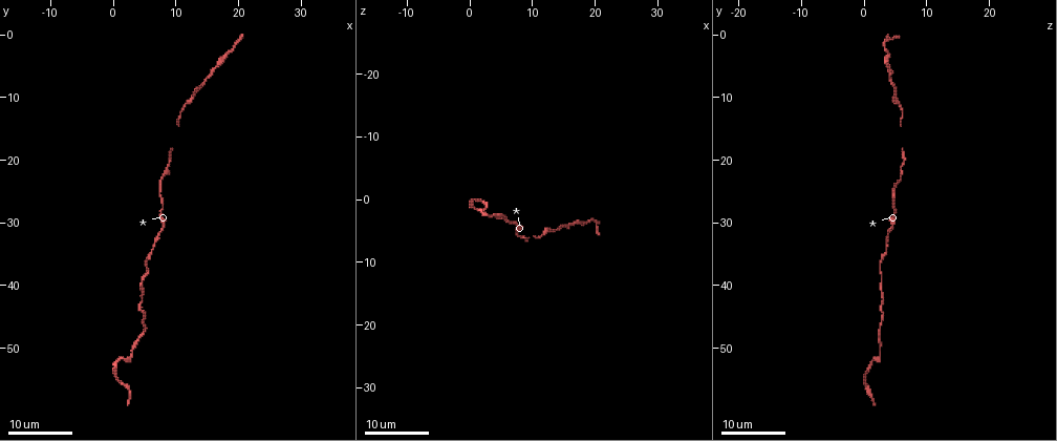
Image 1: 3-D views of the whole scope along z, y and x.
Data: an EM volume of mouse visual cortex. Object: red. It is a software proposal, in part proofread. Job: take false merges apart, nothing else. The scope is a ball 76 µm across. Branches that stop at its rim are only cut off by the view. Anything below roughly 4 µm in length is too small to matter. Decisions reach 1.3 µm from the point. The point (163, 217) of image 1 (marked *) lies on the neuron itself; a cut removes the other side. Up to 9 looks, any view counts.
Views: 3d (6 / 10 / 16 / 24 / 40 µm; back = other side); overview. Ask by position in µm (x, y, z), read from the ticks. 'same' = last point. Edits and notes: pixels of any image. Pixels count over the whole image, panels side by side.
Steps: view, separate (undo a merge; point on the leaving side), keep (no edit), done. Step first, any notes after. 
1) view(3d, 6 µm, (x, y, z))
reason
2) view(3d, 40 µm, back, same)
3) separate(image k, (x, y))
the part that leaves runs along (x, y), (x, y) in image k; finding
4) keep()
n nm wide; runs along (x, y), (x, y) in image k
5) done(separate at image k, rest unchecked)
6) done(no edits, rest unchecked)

view(3d, 24 µm, (6.0, 34.5, 3.5))
a narrow waist

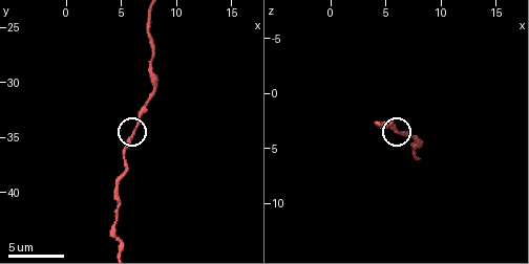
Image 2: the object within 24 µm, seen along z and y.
view(3d, 6 µm, (6.2, 34.4, 3.8))

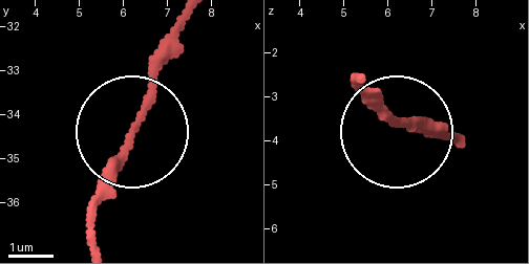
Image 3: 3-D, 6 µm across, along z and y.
keep()
170 nm wide; runs along (174, 26), (126, 161), (88, 214) in image 3; one neuron here

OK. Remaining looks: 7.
view(3d, 24 µm, (11.5, 11.5, 5.5))
thick turns thin

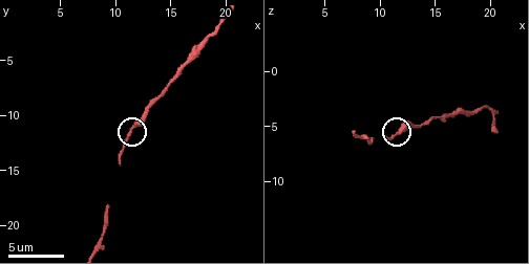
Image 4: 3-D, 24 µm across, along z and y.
view(3d, 10 µm, (11.2, 11.2, 5.6))

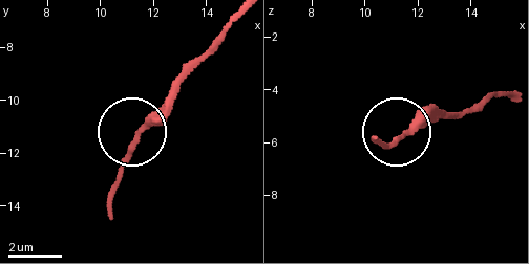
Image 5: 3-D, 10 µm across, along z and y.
view(3d, 10 µm, back, (11.4, 11.2, 5.7))

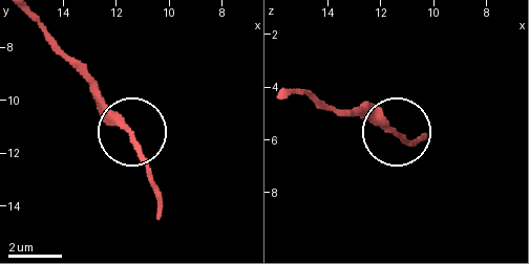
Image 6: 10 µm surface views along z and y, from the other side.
keep()
190 nm wide; all the same neuron

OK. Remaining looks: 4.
view(3d, 16 µm, (8.5, 20.5, 6.5))
a narrow waist

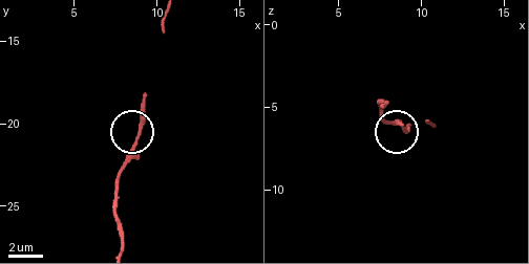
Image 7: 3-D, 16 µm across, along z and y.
view(3d, 6 µm, (8.8, 20.8, 6.2))
zoom in

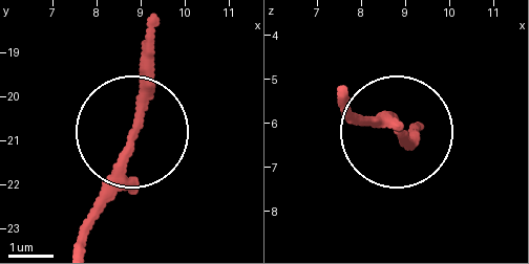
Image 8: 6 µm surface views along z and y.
keep()
160 nm wide; runs along (82, 241), (139, 106), (150, 20) in image 8; continuous, no second neuron

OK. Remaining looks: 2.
view(3d, 16 µm, (5.0, 38.5, 2.5))
thick turns thin

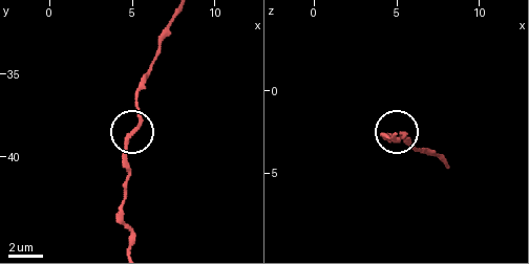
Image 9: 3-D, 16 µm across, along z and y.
view(3d, 10 µm, same)

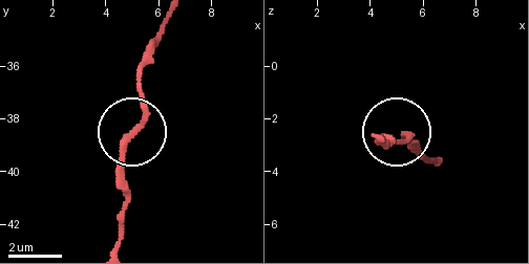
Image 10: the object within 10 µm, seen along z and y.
keep()
runs along (167, 21), (142, 74), (142, 115), (122, 162), (122, 221) in image 10; continuous, no second neuron

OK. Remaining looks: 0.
done(no edits, rest unchecked)

